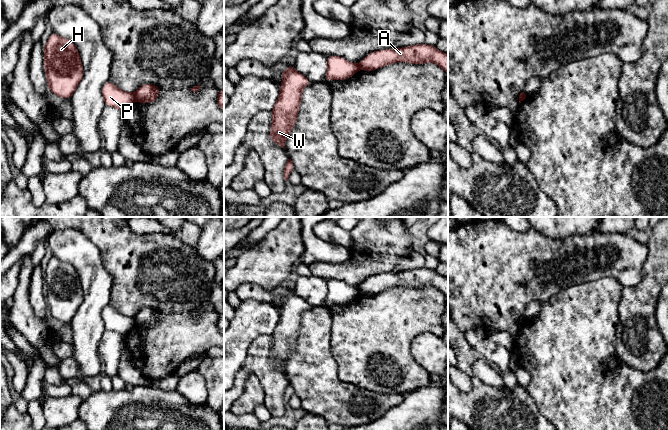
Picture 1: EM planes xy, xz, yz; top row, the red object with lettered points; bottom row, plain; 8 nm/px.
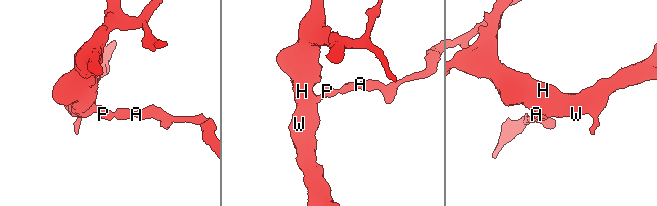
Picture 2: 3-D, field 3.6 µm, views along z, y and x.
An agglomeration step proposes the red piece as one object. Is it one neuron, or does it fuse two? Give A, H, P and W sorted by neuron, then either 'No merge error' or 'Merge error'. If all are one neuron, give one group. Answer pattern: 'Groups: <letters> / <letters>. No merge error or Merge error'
Groups: A / H P W. Merge error

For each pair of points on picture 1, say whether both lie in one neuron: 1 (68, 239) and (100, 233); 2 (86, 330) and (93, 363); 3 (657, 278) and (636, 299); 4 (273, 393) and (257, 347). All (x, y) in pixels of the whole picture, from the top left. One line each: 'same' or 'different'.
1: different
2: same
3: same
4: same

